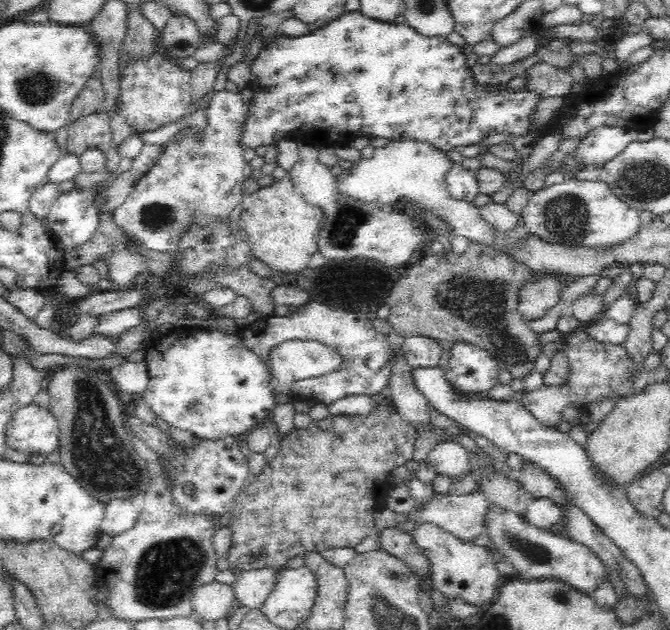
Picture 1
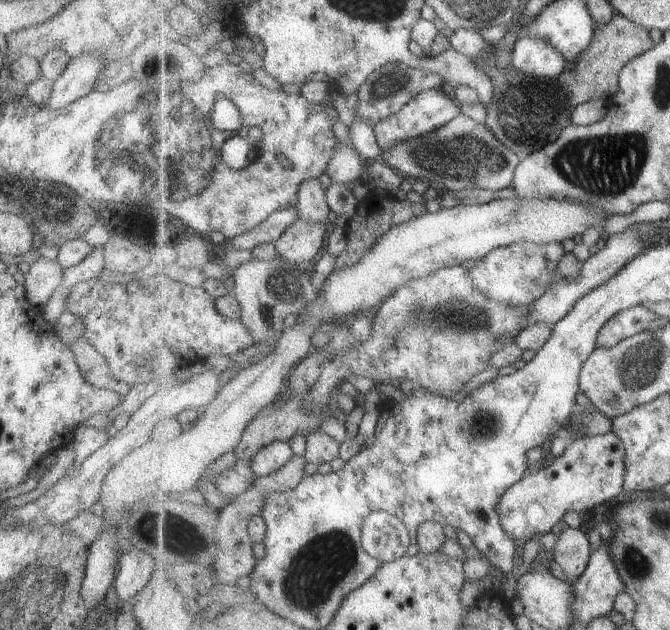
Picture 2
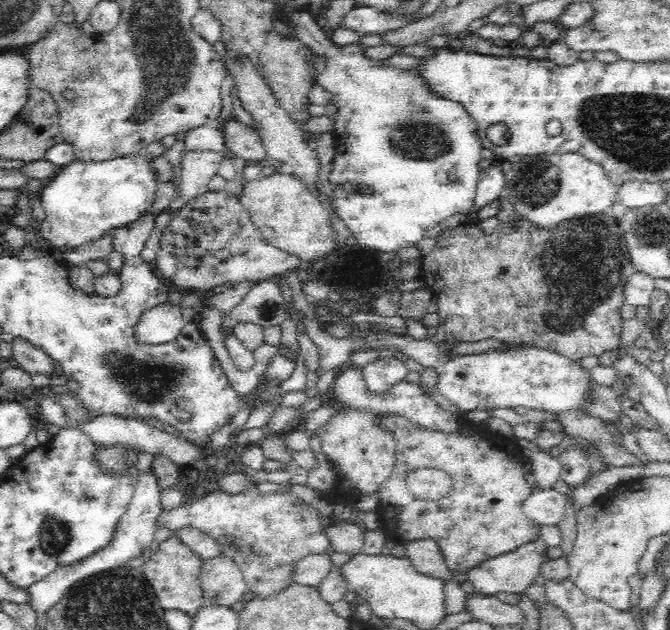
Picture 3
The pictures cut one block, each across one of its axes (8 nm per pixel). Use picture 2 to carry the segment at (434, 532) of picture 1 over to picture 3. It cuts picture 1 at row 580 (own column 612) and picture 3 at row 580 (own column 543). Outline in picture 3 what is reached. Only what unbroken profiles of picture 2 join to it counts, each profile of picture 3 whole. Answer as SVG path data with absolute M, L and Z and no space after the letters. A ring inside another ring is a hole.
M536 539L532 542L521 543L514 550L506 554L496 555L496 558L489 558L480 563L468 573L468 580L474 586L476 592L484 596L495 596L498 593L510 593L521 595L531 586L537 576L539 576L543 562L548 561L546 548L548 545L542 539Z

